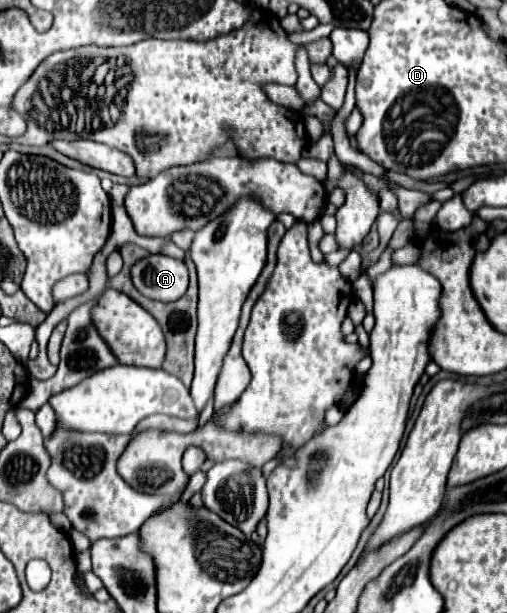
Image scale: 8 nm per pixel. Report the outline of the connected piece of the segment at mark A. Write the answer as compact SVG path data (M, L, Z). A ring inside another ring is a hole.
M149 255L137 261L131 269L133 285L149 299L177 301L189 285L187 265L169 255Z

